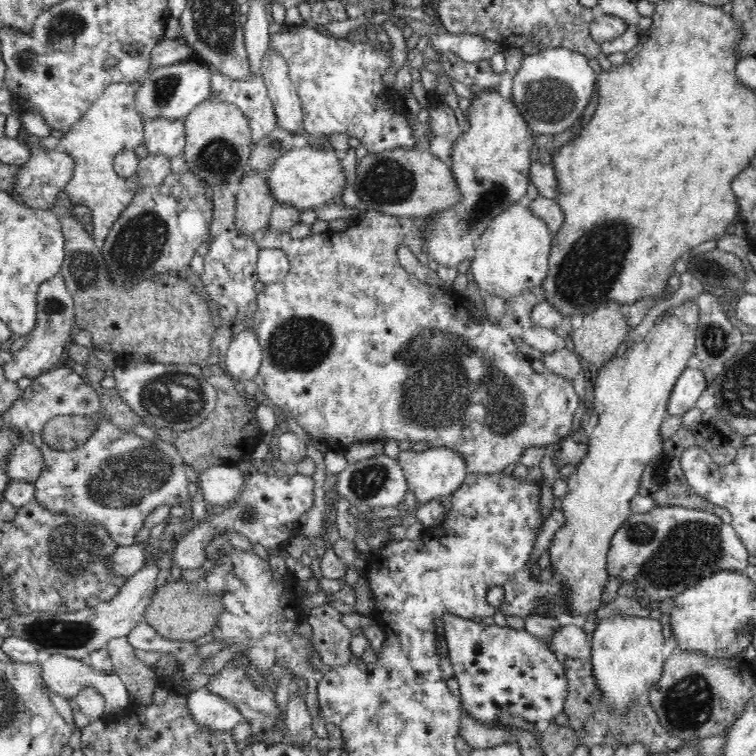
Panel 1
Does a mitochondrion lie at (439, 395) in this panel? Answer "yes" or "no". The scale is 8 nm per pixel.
yes

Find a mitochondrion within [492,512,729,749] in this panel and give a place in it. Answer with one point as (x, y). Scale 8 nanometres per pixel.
(688, 703)

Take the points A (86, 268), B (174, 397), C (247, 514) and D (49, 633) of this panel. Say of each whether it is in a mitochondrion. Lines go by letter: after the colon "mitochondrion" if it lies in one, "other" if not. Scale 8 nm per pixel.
A: mitochondrion
B: mitochondrion
C: mitochondrion
D: mitochondrion

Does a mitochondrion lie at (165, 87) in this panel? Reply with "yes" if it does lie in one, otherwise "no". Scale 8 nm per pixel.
yes

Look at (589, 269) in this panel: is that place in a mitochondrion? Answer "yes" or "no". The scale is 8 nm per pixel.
yes

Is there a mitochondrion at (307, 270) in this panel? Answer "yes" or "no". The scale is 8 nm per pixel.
no

